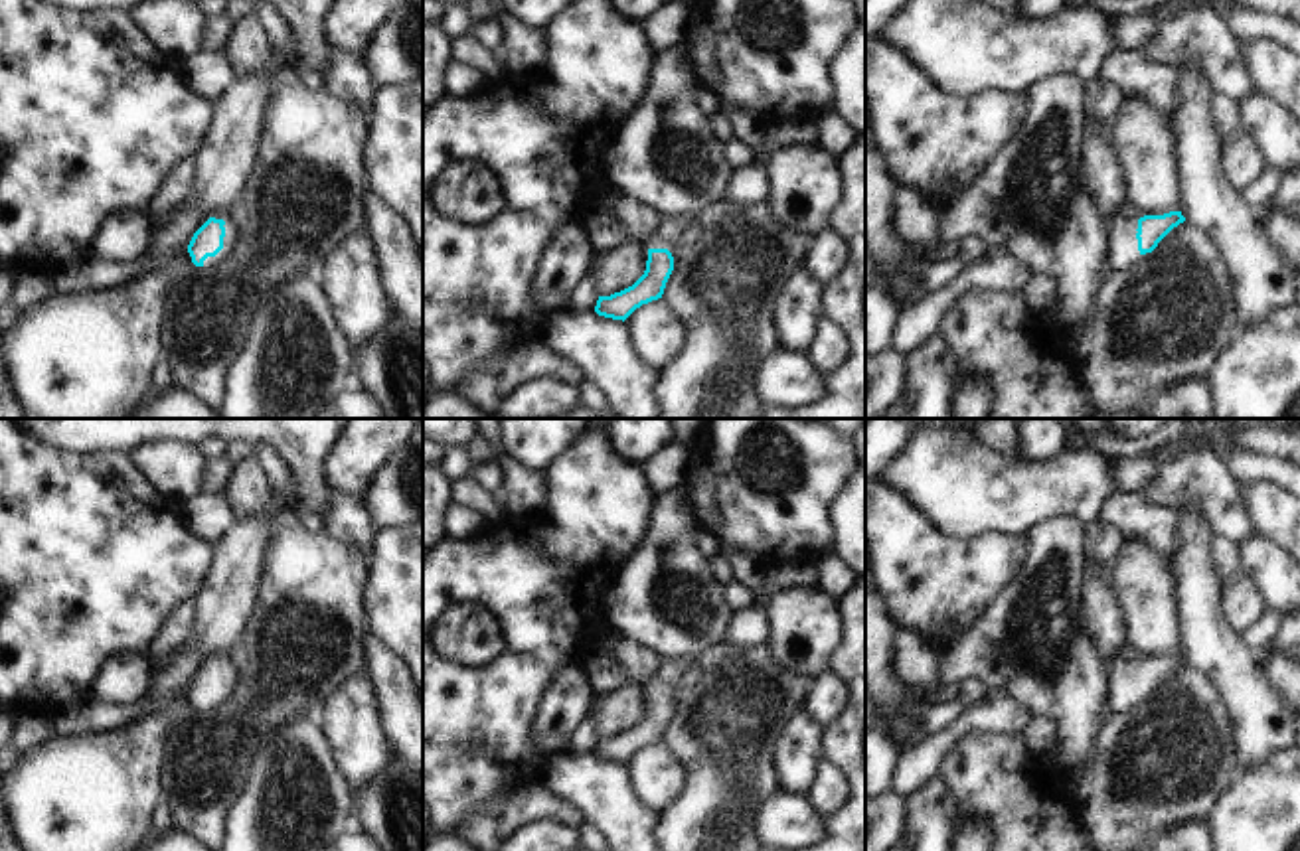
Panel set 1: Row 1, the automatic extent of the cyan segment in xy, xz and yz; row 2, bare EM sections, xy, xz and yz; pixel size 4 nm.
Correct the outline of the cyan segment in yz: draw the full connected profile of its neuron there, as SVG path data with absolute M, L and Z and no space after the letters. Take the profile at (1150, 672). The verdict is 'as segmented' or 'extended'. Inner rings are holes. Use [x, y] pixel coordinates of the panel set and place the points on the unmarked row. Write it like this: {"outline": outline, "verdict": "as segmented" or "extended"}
{"outline": "M1128 650L1110 654L1102 663L1110 677L1108 721L1134 711L1142 697L1152 695L1183 663L1181 654L1144 658L1140 661Z", "verdict": "extended"}

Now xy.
{"outline": "M209 659L192 679L188 695L196 709L209 709L237 689L237 661Z", "verdict": "extended"}

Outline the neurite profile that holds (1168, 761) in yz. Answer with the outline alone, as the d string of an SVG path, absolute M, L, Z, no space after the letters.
M1195 665L1174 669L1130 713L1098 733L1083 774L1071 778L1083 827L1097 851L1136 851L1176 823L1207 819L1219 798L1245 774L1237 762L1233 721L1213 681Z

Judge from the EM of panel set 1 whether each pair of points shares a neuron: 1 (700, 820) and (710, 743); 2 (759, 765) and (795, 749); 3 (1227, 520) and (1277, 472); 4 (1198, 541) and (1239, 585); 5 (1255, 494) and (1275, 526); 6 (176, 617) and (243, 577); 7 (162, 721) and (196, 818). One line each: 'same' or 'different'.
1: same
2: different
3: different
4: different
5: same
6: different
7: different

